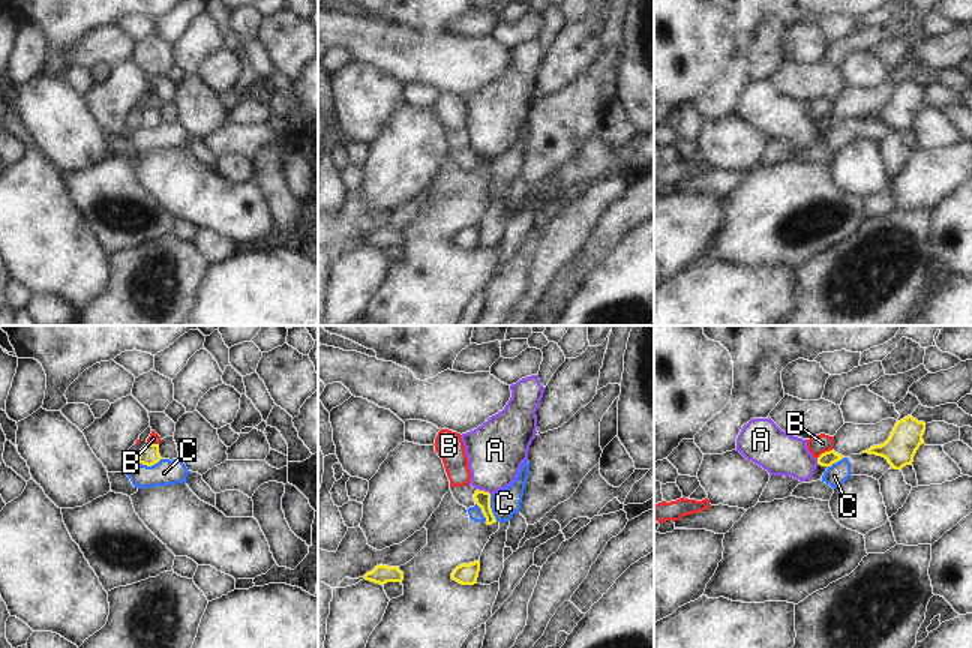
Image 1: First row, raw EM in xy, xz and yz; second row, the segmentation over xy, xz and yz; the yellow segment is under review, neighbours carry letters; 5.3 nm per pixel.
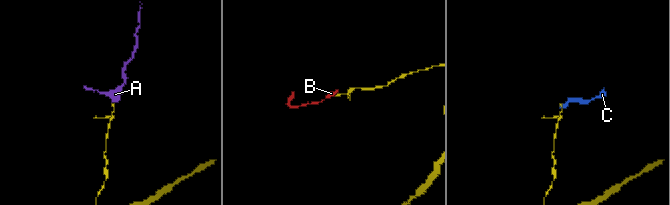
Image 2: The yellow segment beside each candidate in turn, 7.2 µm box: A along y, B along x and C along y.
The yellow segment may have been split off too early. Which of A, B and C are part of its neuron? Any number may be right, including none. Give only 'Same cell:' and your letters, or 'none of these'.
Same cell: none of these

